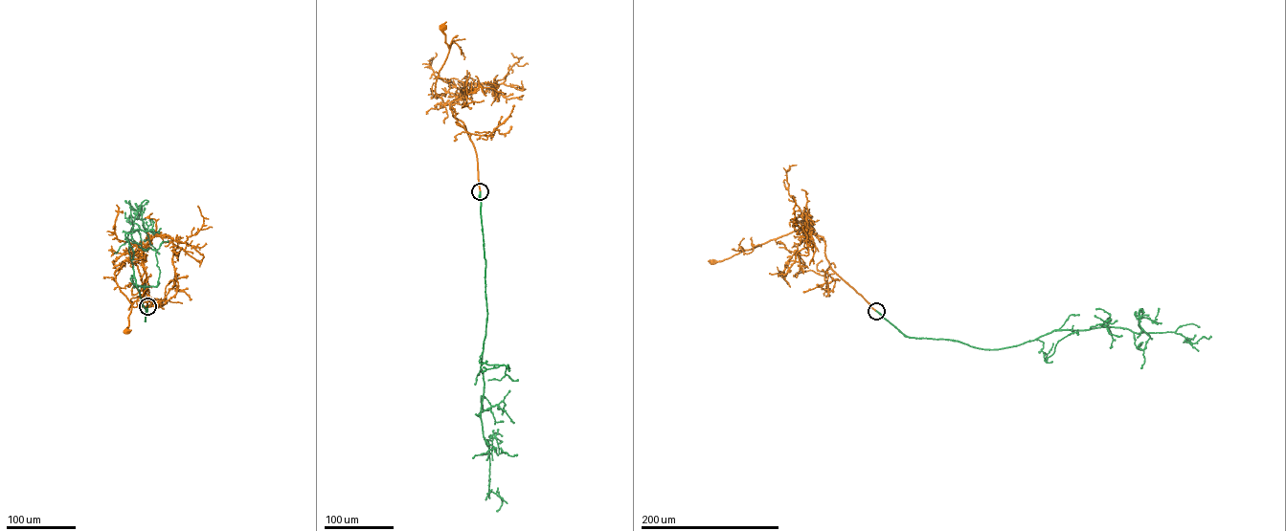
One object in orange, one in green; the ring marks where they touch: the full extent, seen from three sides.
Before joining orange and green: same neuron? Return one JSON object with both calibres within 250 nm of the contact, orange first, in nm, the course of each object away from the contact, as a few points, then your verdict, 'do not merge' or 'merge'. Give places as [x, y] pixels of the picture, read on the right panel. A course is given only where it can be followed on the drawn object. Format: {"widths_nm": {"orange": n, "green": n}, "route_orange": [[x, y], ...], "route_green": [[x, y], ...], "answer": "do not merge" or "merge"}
{"widths_nm": {"orange": 650, "green": 600}, "route_orange": [[876, 311], [832, 269], [826, 257], [823, 238], [811, 231], [791, 232], [728, 258], [712, 261]], "route_green": [[876, 311], [909, 337], [986, 349], [1056, 330], [1105, 326], [1174, 332], [1191, 344], [1211, 336]], "answer": "merge"}

